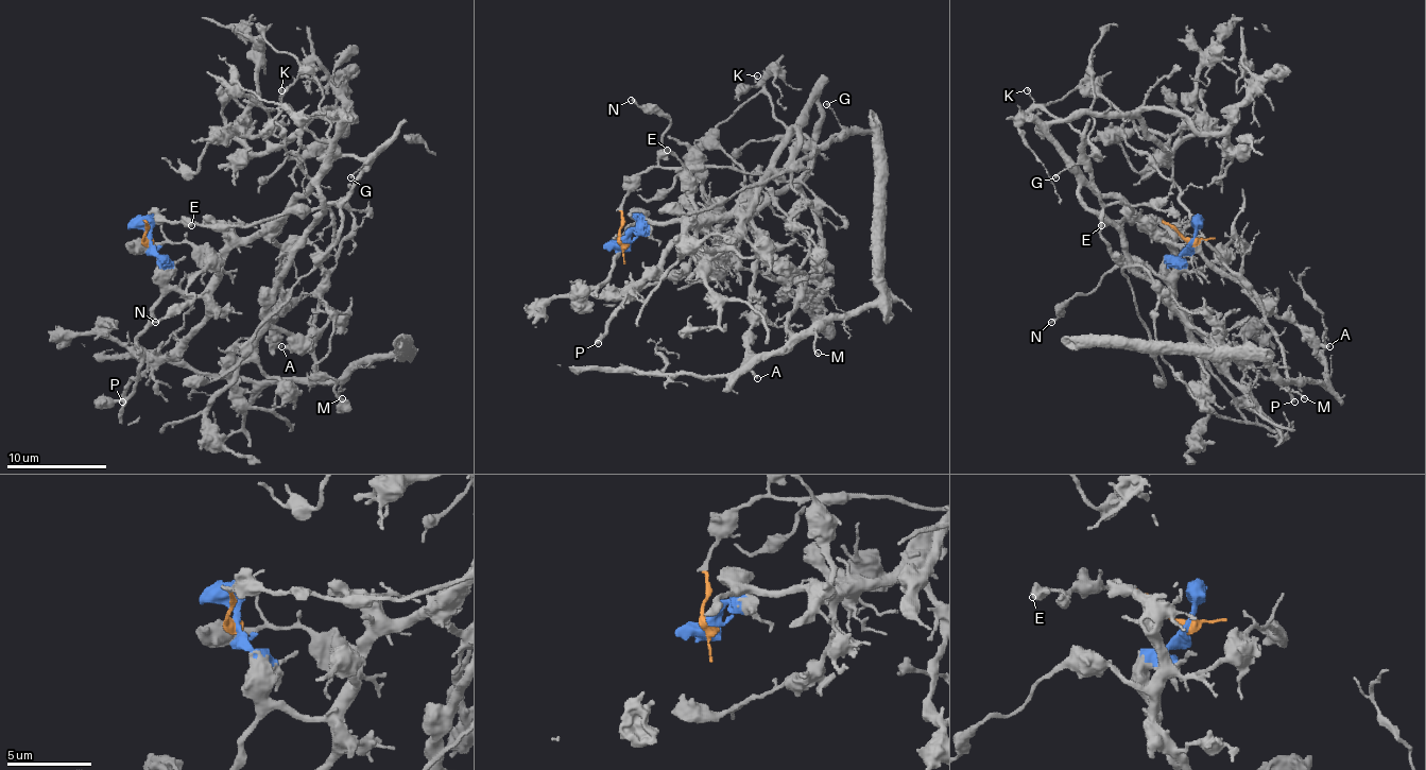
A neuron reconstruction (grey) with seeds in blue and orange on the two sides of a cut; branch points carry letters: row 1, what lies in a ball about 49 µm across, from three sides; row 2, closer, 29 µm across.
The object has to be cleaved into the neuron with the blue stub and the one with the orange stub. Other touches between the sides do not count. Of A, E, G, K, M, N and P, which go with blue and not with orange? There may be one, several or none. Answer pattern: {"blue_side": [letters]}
{"blue_side": ["A", "M", "N", "P"]}

